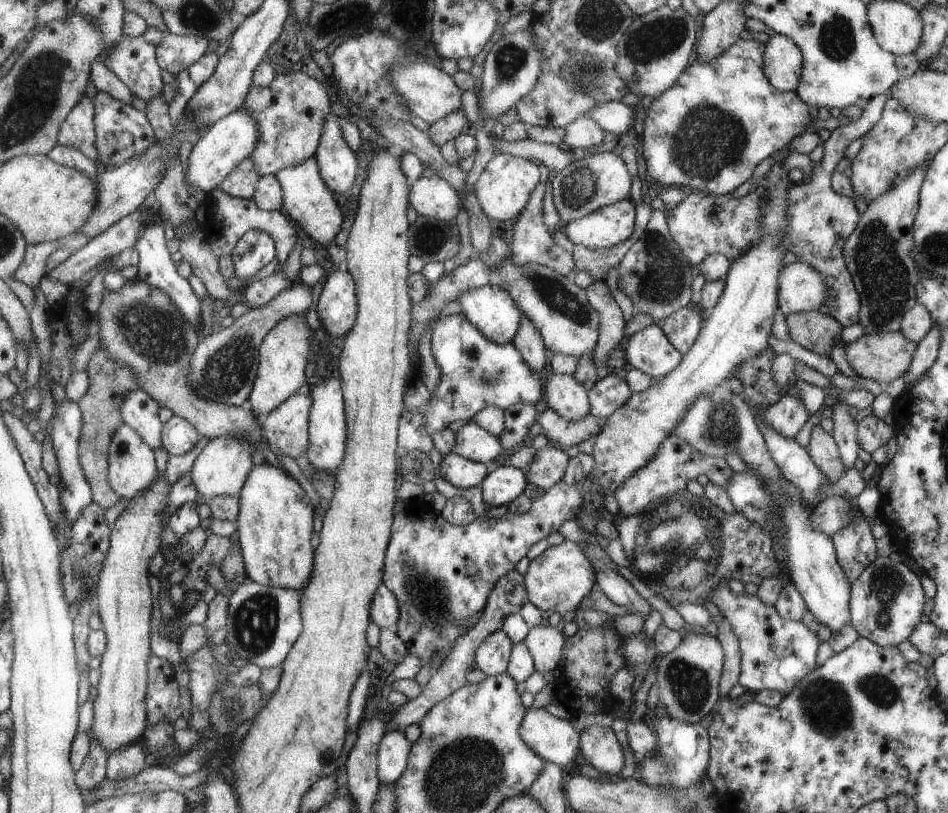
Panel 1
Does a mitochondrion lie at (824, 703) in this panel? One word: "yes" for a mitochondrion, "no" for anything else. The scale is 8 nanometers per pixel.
yes

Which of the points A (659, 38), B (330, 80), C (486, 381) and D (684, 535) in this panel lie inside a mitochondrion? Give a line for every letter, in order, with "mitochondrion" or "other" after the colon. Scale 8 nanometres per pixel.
A: mitochondrion
B: other
C: mitochondrion
D: mitochondrion

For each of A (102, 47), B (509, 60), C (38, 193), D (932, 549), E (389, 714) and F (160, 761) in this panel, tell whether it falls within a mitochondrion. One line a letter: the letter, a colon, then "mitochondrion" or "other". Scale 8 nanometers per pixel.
A: other
B: mitochondrion
C: other
D: other
E: other
F: other

